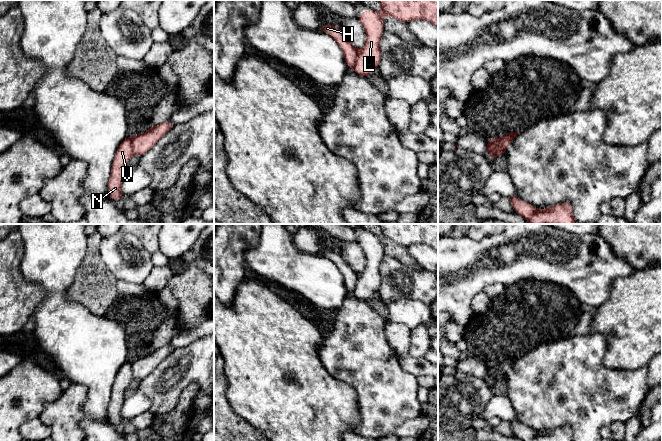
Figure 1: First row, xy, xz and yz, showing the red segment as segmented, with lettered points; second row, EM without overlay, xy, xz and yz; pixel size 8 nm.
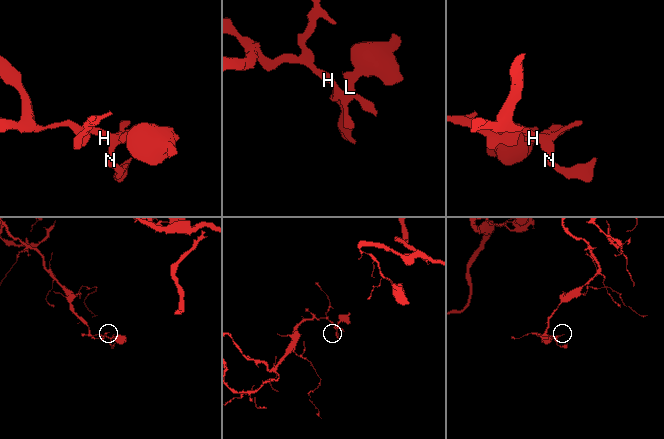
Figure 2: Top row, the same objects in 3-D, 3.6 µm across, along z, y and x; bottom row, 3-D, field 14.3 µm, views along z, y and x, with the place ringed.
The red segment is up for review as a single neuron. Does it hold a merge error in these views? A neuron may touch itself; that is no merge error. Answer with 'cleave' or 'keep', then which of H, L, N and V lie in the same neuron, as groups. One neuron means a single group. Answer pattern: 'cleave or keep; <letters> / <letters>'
cleave; H N V / L

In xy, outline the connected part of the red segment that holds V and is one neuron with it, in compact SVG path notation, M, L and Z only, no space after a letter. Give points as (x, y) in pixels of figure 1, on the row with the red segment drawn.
M127 136L115 153L111 166L111 176L108 180L108 195L115 202L123 197L121 185L126 174L126 166L133 155L131 137Z

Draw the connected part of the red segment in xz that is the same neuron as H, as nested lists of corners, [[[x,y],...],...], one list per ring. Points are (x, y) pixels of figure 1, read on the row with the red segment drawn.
[[[323,24],[320,30],[330,35],[338,43],[348,68],[353,68],[359,51],[346,39],[340,28],[331,24]]]

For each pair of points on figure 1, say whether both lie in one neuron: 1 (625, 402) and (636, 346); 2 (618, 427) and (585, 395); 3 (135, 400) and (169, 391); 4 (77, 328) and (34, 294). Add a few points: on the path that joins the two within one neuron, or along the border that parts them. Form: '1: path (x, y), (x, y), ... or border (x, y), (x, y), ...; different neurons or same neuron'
1: border (646, 366), (631, 369), (608, 368); different neurons
2: border (625, 422), (614, 421), (609, 427); different neurons
3: border (137, 391), (150, 399), (149, 409); different neurons
4: border (26, 280), (43, 291), (43, 296), (31, 316); different neurons

